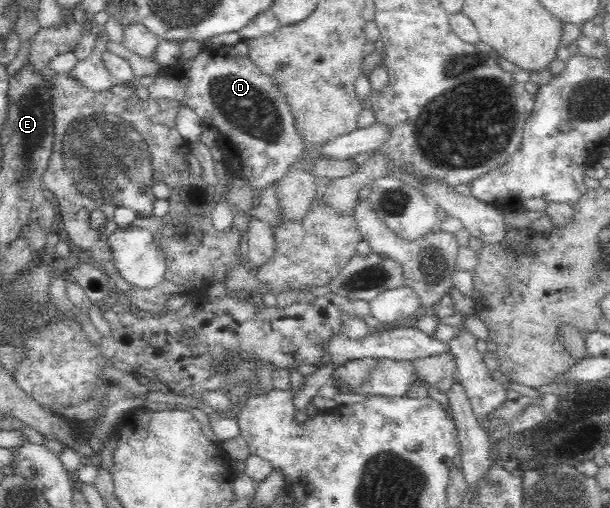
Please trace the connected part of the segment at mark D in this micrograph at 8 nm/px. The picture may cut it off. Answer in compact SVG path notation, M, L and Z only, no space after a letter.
M243 39L234 45L204 47L192 61L182 62L181 60L171 66L162 66L148 91L150 98L166 98L191 107L201 119L201 123L215 131L217 147L225 153L227 166L230 167L233 175L244 178L250 189L260 192L272 187L276 181L280 181L286 175L292 165L306 161L308 157L353 159L358 153L372 152L387 136L387 128L374 123L368 127L358 127L350 133L334 137L319 146L308 144L304 140L304 136L300 134L300 130L296 128L296 120L286 97L278 90L274 79L264 75L252 63L249 58L248 46Z

